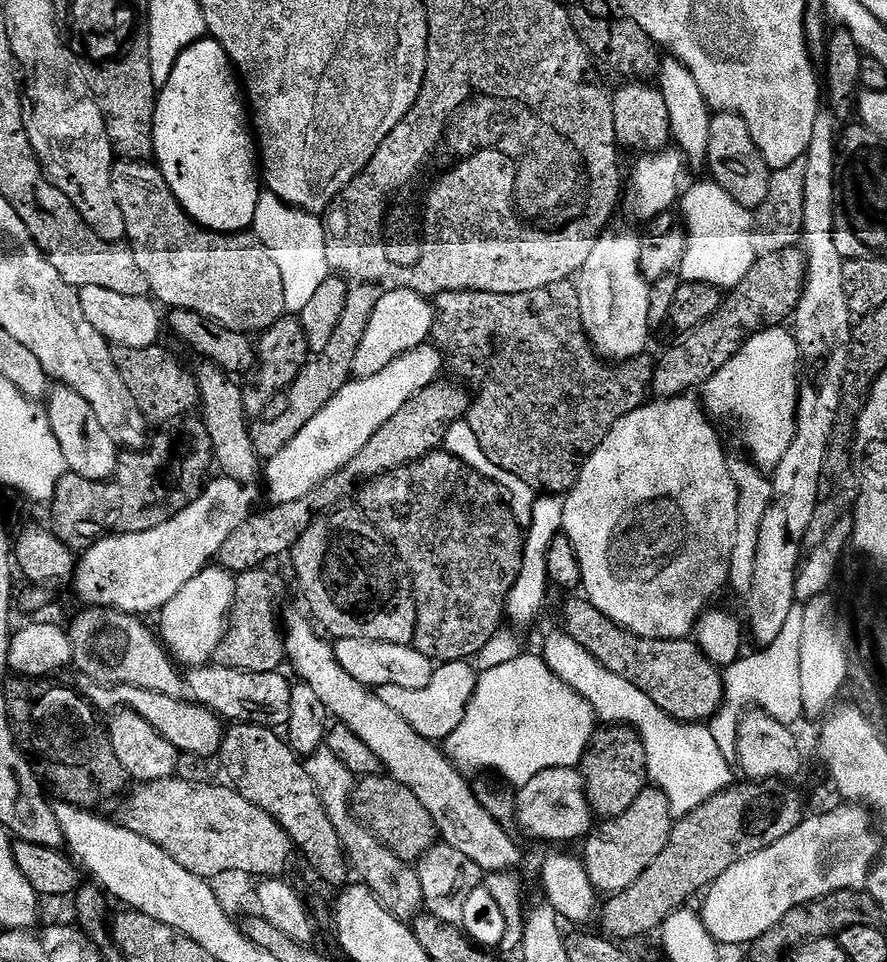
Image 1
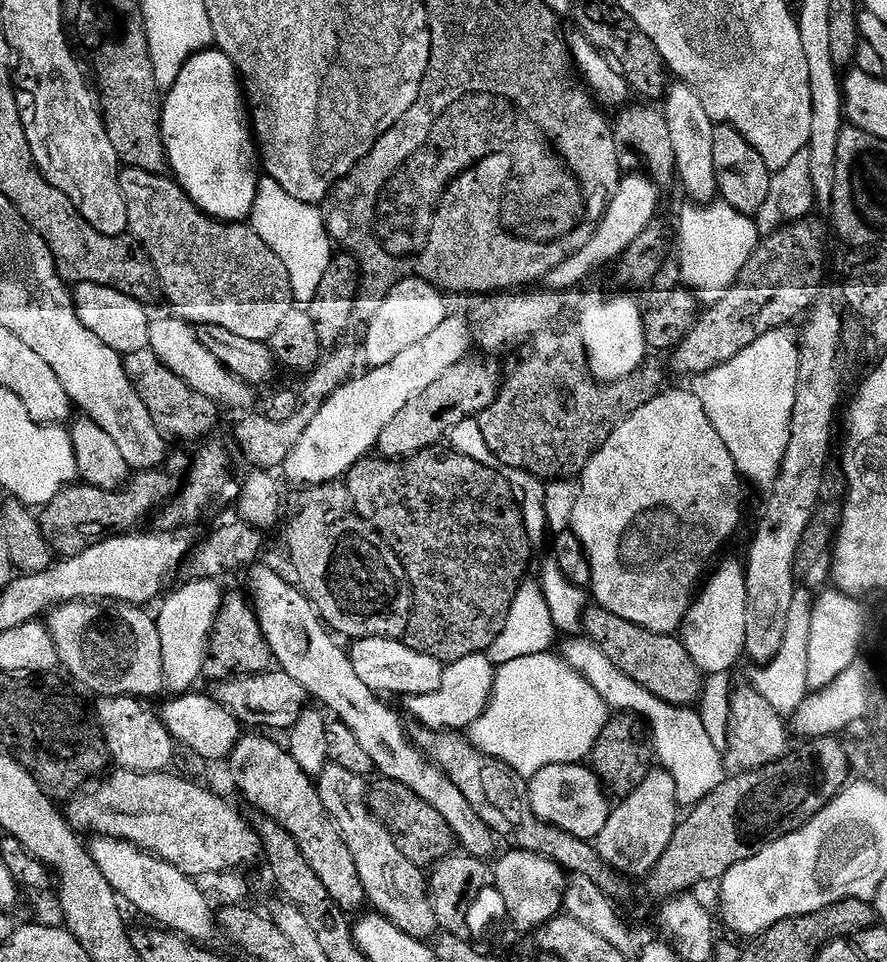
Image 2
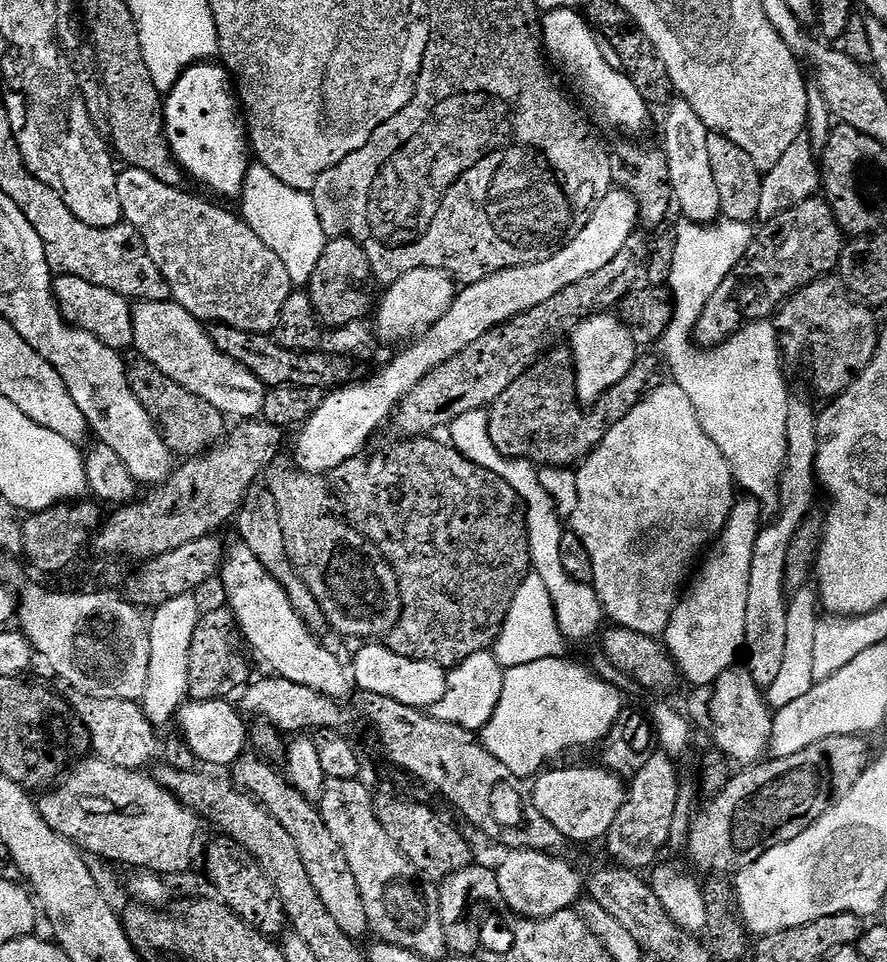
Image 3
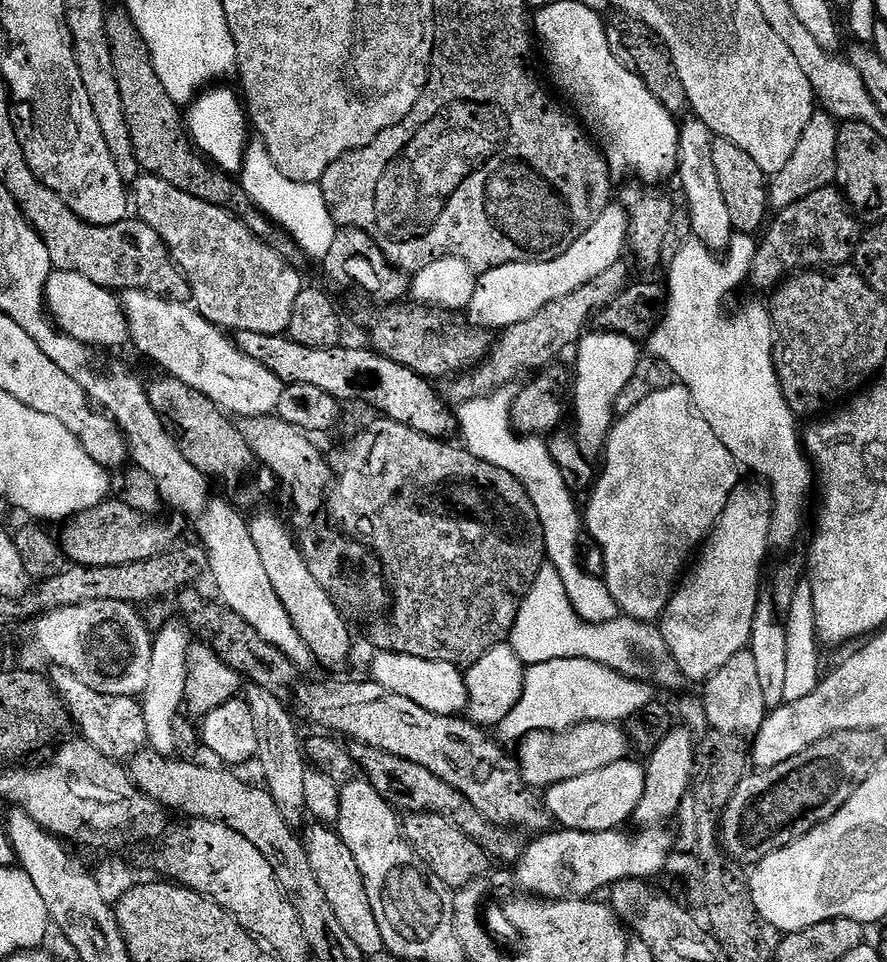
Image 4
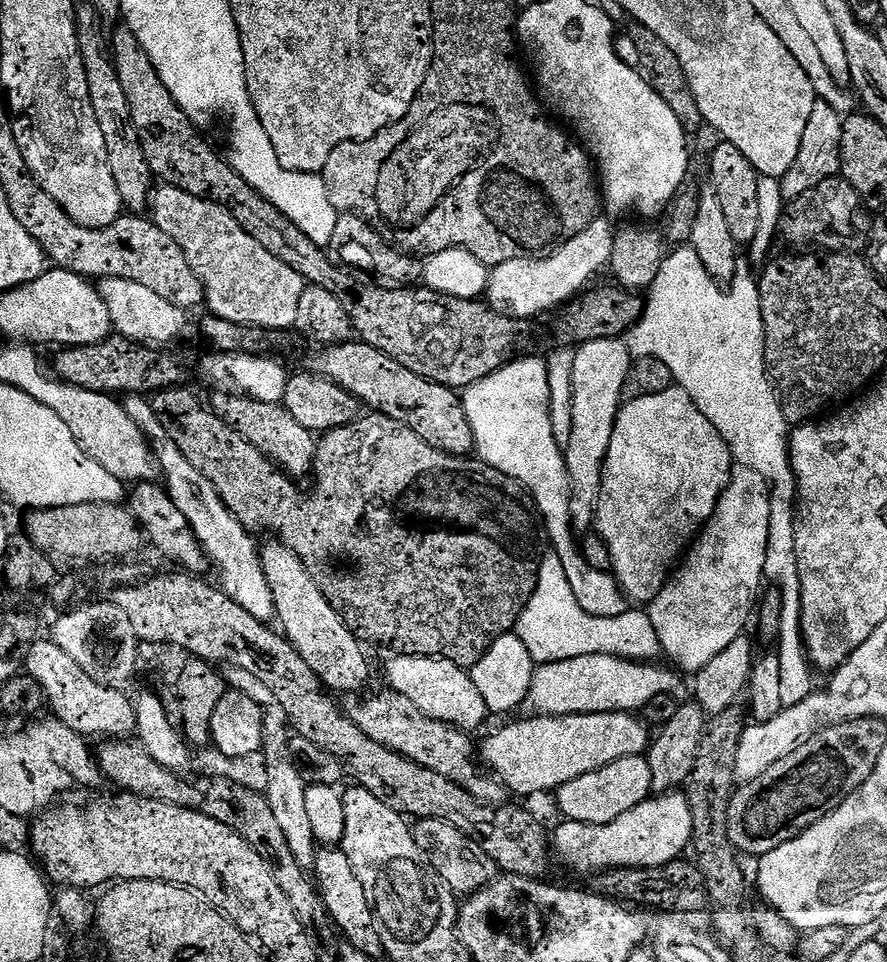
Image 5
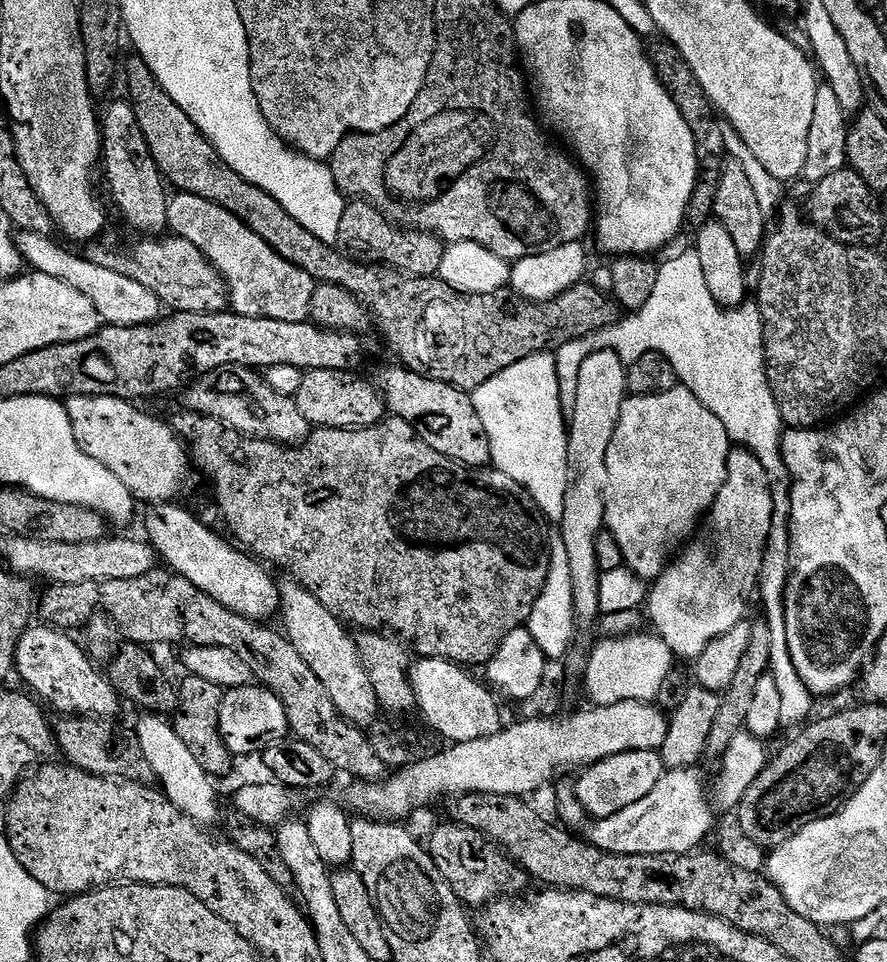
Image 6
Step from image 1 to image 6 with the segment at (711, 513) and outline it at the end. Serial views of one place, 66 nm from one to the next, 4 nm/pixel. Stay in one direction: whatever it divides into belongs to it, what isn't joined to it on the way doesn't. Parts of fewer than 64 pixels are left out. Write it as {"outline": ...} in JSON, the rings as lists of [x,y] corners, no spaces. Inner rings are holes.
{"outline":[[[678,386],[669,392],[654,394],[653,396],[634,396],[629,395],[622,406],[622,414],[618,418],[618,426],[614,430],[614,438],[610,442],[610,450],[606,450],[606,490],[604,491],[604,527],[607,532],[614,534],[614,542],[618,542],[622,549],[626,567],[631,570],[638,578],[645,582],[653,582],[667,570],[674,557],[692,540],[694,533],[700,527],[702,521],[711,510],[715,499],[718,498],[719,491],[722,490],[726,482],[727,459],[730,458],[734,445],[726,434],[726,426],[694,398],[694,394],[689,388]]]}

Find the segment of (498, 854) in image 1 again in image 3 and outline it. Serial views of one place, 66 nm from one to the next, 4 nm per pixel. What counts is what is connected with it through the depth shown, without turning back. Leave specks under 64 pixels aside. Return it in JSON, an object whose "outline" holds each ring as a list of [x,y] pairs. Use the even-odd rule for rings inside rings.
{"outline":[[[236,542],[233,548],[231,545],[227,549],[218,580],[224,583],[224,592],[228,595],[226,604],[236,617],[239,631],[272,667],[275,675],[337,698],[348,698],[344,696],[354,692],[354,677],[346,664],[326,645],[320,644],[308,621],[290,602],[284,587],[270,574],[270,570],[266,570],[266,566],[262,566],[262,562],[258,562],[258,558],[254,558],[254,550],[250,550],[248,544]]]}

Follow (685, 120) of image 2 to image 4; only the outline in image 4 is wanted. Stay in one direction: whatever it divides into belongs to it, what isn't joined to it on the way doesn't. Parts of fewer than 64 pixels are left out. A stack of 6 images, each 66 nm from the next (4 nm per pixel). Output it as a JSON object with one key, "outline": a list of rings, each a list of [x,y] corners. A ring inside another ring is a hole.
{"outline":[[[689,118],[683,121],[678,138],[676,172],[680,176],[680,188],[684,191],[683,203],[689,212],[693,237],[704,243],[711,252],[720,254],[731,245],[734,229],[722,186],[718,183],[718,169],[714,167],[713,139],[712,131],[701,120]]]}

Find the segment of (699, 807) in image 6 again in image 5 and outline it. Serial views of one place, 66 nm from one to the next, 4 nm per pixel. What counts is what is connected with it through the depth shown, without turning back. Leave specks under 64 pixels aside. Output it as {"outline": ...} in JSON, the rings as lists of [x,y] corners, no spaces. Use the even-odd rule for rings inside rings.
{"outline":[[[673,790],[643,800],[622,818],[605,824],[564,820],[551,833],[550,844],[560,860],[576,872],[603,874],[613,868],[653,868],[679,860],[693,843],[691,807],[683,791]]]}

